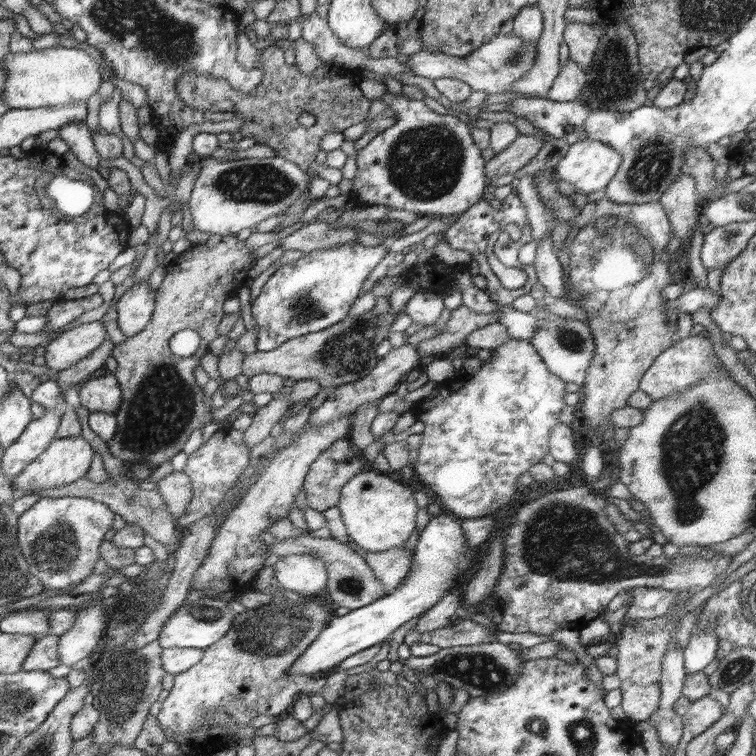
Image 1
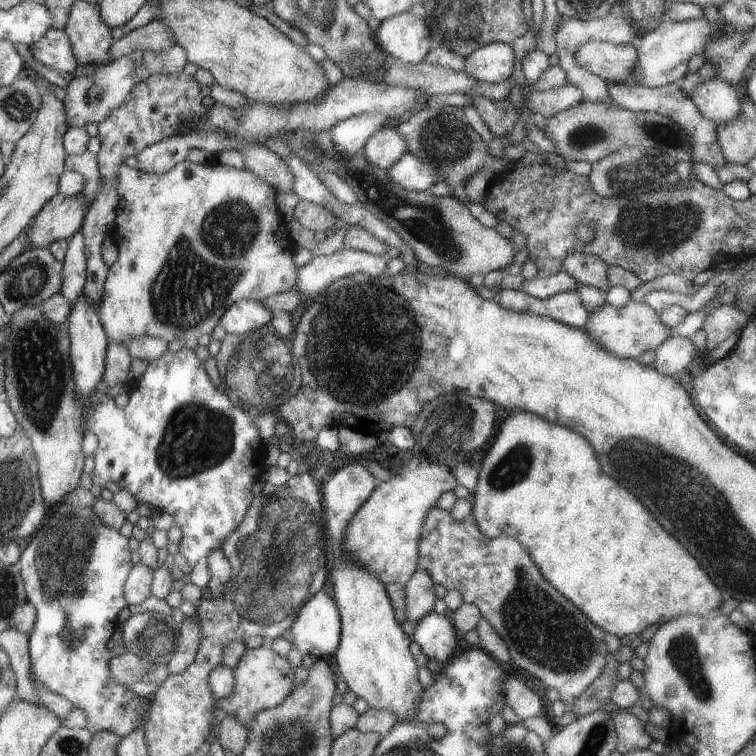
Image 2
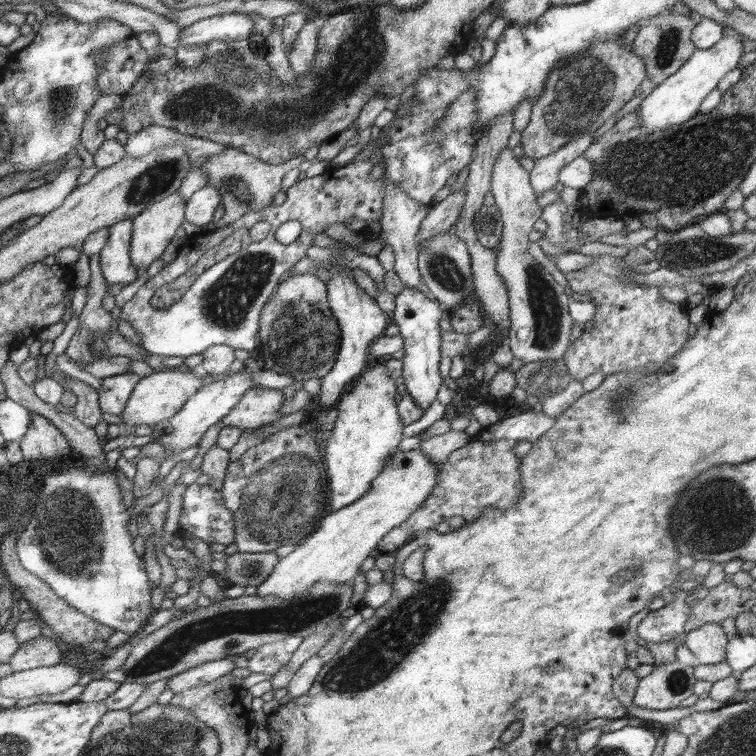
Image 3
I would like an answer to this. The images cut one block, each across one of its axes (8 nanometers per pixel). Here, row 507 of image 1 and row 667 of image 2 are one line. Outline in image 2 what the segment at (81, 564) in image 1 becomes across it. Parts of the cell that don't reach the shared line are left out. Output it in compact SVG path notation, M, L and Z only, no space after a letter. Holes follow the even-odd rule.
M64 503L53 508L47 517L48 522L44 522L44 527L36 532L34 540L28 544L17 563L27 600L37 611L33 632L28 635L33 676L51 692L82 710L86 714L86 728L90 733L107 731L124 738L140 725L144 713L140 698L111 676L110 652L106 642L113 638L112 634L118 626L118 614L130 605L125 594L132 568L128 540L119 530L107 528L94 509L87 507L82 509Z

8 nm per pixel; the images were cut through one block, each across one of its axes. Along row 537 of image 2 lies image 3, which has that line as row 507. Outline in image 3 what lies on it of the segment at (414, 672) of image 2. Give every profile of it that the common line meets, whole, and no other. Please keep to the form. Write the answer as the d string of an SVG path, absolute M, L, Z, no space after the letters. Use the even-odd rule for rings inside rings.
M384 359L364 371L352 391L344 393L337 404L335 409L338 412L332 435L323 441L324 460L330 477L330 512L344 509L362 498L388 460L399 450L399 444L404 438L404 424L402 417L398 416L396 390L398 386L390 378Z

